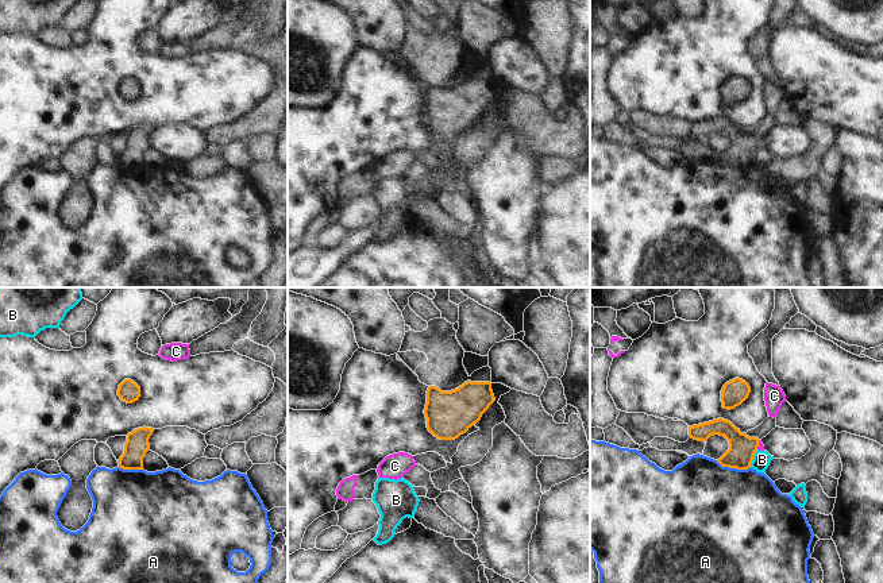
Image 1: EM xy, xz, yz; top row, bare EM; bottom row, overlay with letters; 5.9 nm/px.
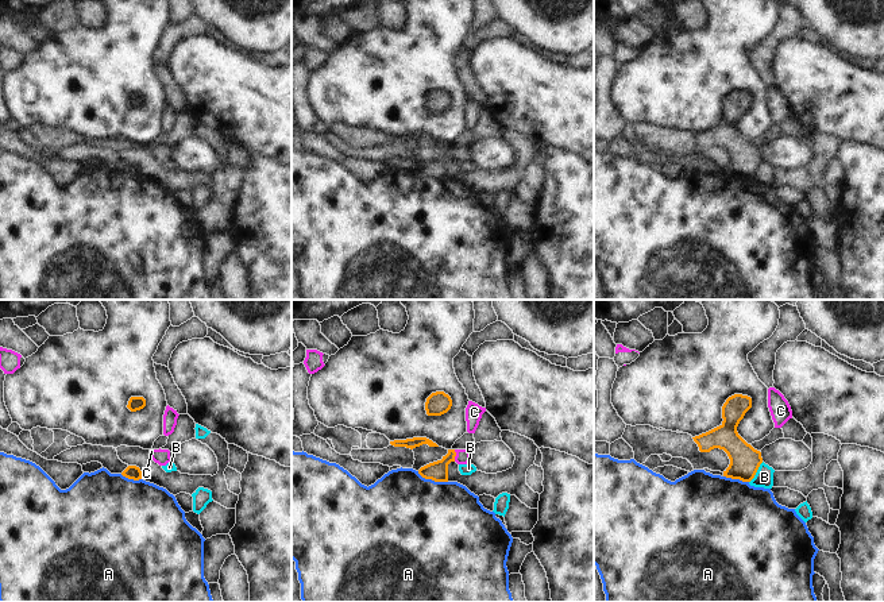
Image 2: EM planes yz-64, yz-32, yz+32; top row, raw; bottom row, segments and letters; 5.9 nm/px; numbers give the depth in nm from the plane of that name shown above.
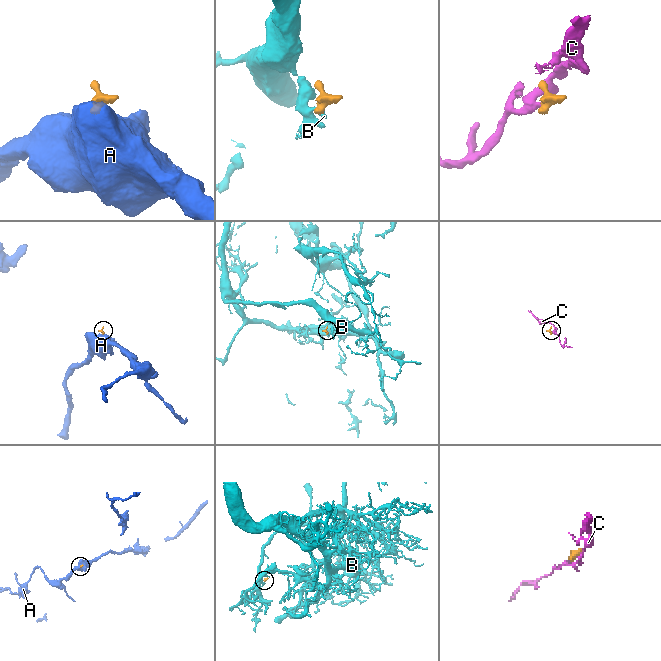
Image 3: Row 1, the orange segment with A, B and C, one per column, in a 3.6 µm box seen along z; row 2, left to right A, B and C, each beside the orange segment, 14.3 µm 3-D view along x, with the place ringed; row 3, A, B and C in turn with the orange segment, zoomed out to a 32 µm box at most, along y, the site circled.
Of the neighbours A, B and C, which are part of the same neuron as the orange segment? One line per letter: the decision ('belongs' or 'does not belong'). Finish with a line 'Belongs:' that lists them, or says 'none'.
A: does not belong
B: does not belong
C: belongs
Belongs: C

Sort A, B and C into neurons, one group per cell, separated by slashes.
A / B / C

